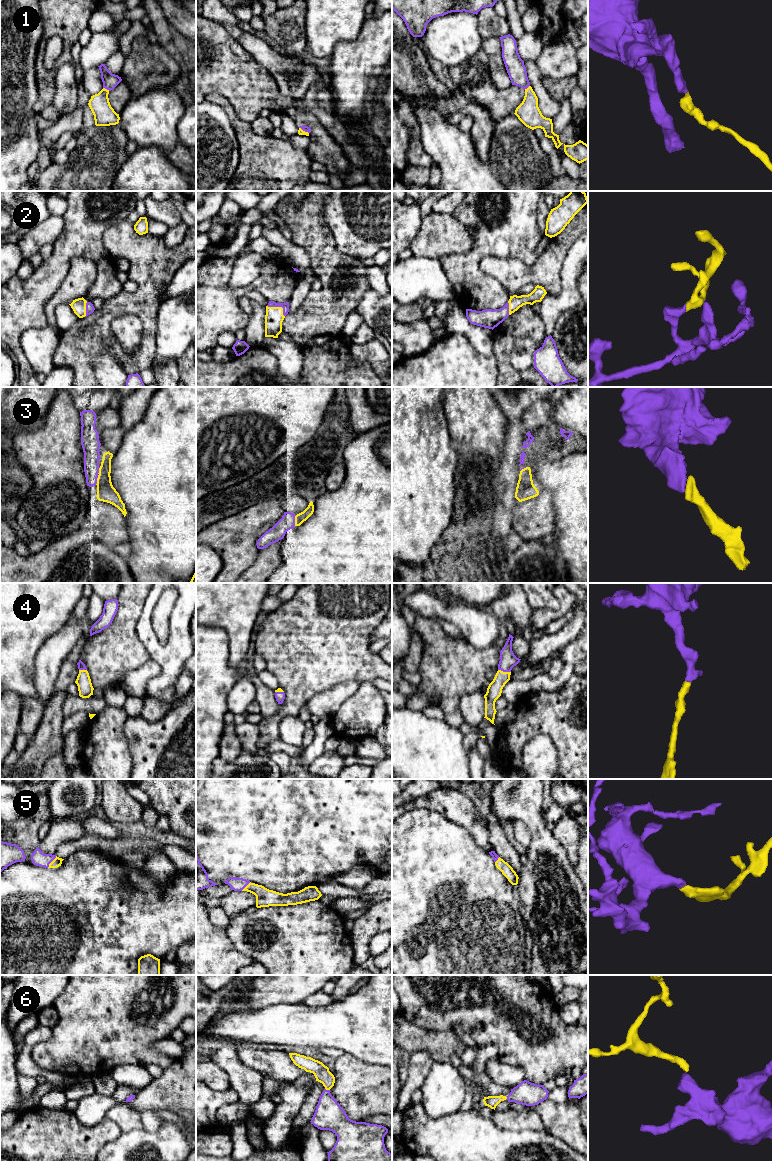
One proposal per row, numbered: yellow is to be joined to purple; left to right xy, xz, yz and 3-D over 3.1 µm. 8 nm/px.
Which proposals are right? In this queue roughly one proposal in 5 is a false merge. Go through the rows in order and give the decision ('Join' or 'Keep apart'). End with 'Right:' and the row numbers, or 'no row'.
1: Join
2: Join
3: Join
4: Join
5: Join
6: Join
Right: 1, 2, 3, 4, 5, 6

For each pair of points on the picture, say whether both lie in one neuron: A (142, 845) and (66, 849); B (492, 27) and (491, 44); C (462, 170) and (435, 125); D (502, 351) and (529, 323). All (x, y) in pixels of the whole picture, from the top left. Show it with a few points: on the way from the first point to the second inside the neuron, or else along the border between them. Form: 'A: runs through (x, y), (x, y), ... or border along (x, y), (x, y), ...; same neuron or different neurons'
A: runs through (123, 845), (85, 844); same neuron
B: border along (498, 36), (482, 38); different neurons
C: runs through (457, 159), (454, 152), (438, 136); same neuron
D: runs through (503, 342), (520, 325); same neuron

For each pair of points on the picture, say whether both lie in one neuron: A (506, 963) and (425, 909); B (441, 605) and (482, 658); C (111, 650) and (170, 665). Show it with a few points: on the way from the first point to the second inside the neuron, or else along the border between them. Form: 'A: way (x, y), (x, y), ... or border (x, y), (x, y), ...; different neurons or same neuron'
A: way (486, 959), (445, 919); same neuron
B: border (466, 640), (476, 648), (485, 648), (495, 644); different neurons
C: border (138, 637), (150, 658); different neurons

